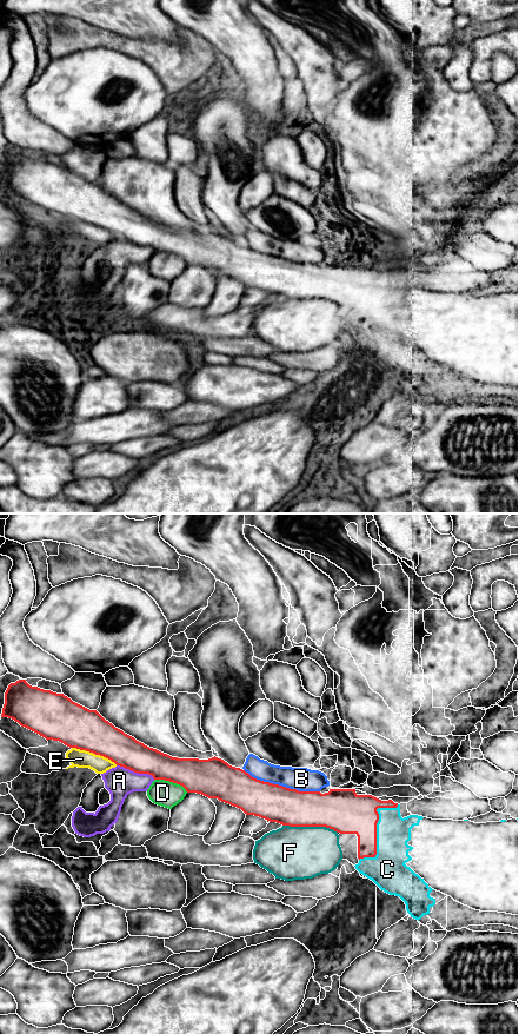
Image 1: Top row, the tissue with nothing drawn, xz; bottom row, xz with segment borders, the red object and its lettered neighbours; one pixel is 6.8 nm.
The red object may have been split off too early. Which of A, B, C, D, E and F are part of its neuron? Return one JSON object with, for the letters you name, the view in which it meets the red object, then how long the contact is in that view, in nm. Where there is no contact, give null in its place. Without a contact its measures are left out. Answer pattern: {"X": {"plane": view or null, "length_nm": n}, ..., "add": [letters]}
{"C": {"plane": "xz", "length_nm": 460}, "add": ["C"]}

